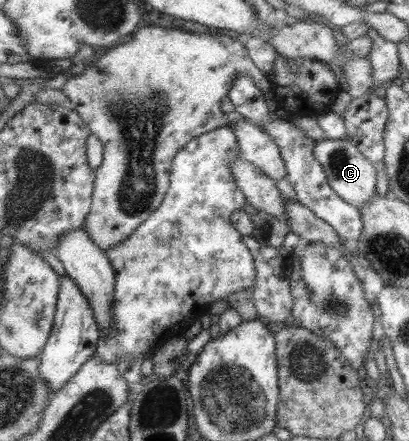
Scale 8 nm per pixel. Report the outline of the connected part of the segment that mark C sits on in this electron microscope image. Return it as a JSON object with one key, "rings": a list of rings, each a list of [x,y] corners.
{"rings":[[[325,139],[314,146],[317,160],[326,169],[330,185],[343,197],[343,200],[353,204],[357,209],[363,210],[377,192],[377,167],[359,151],[350,141]]]}

